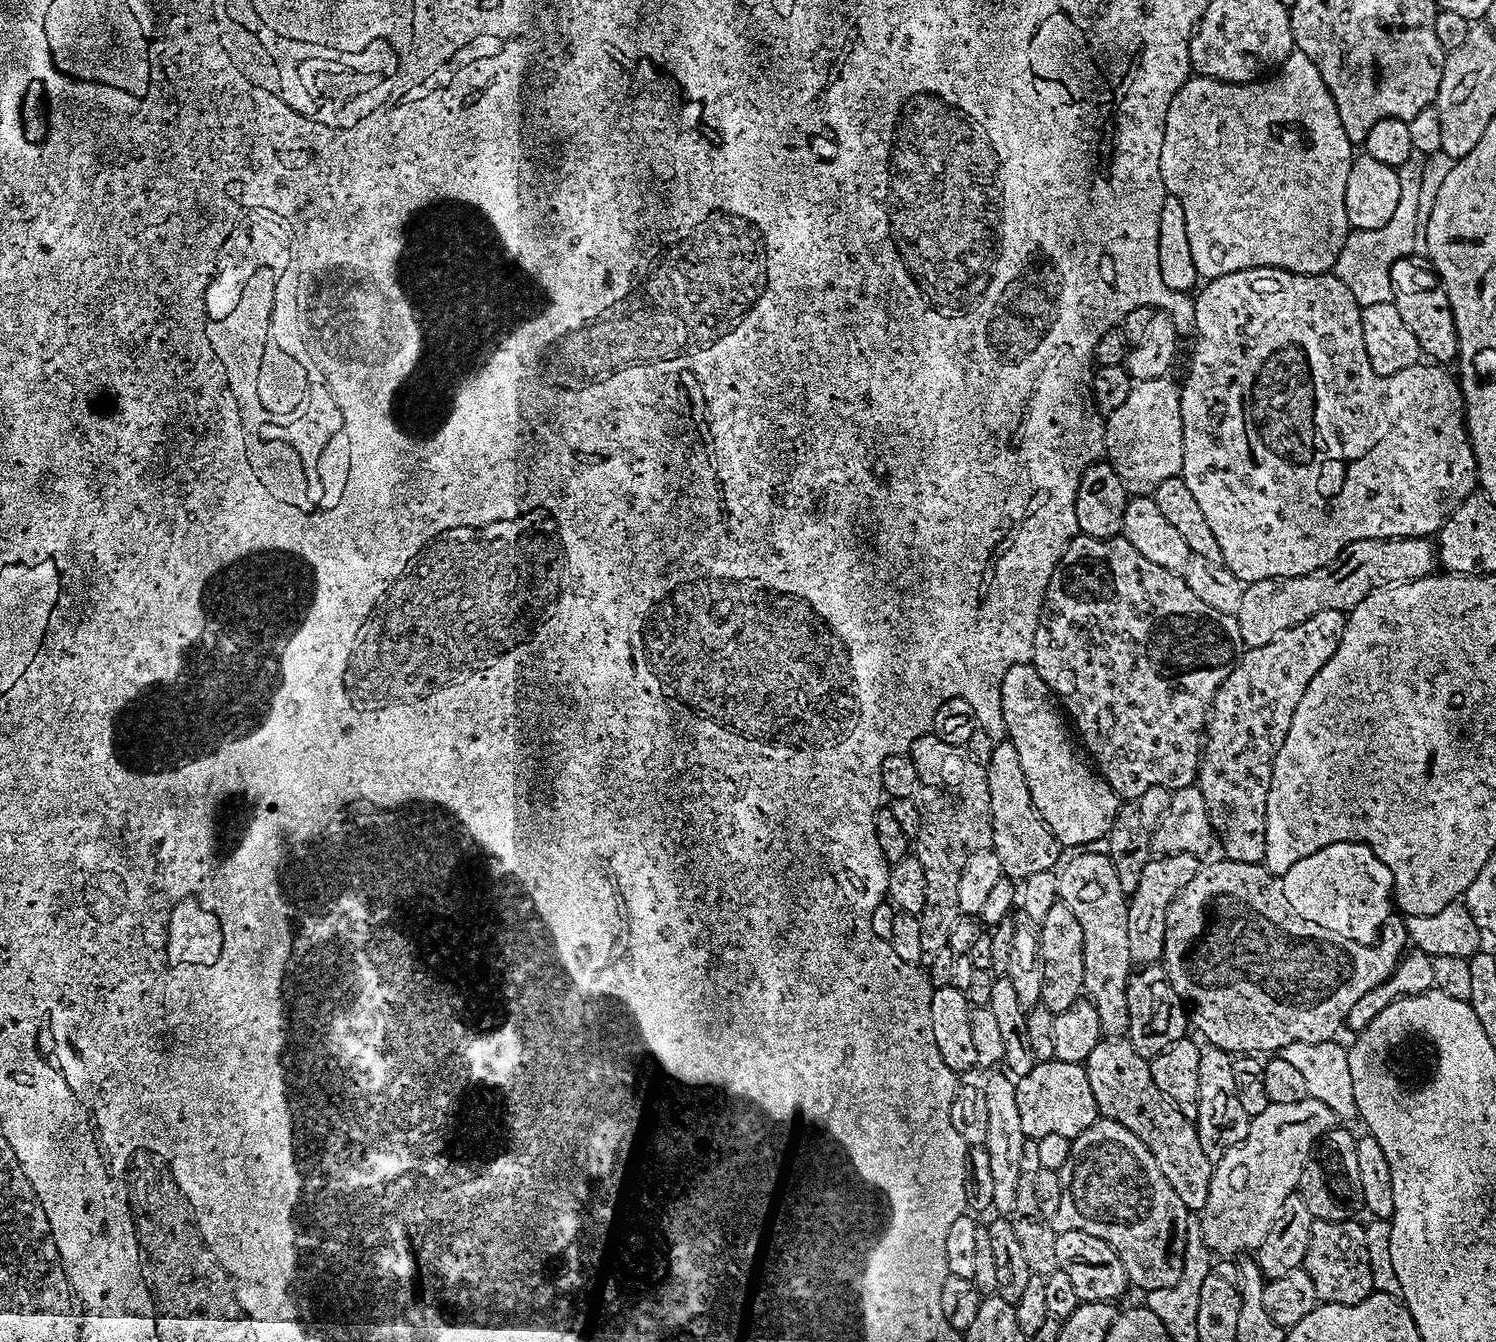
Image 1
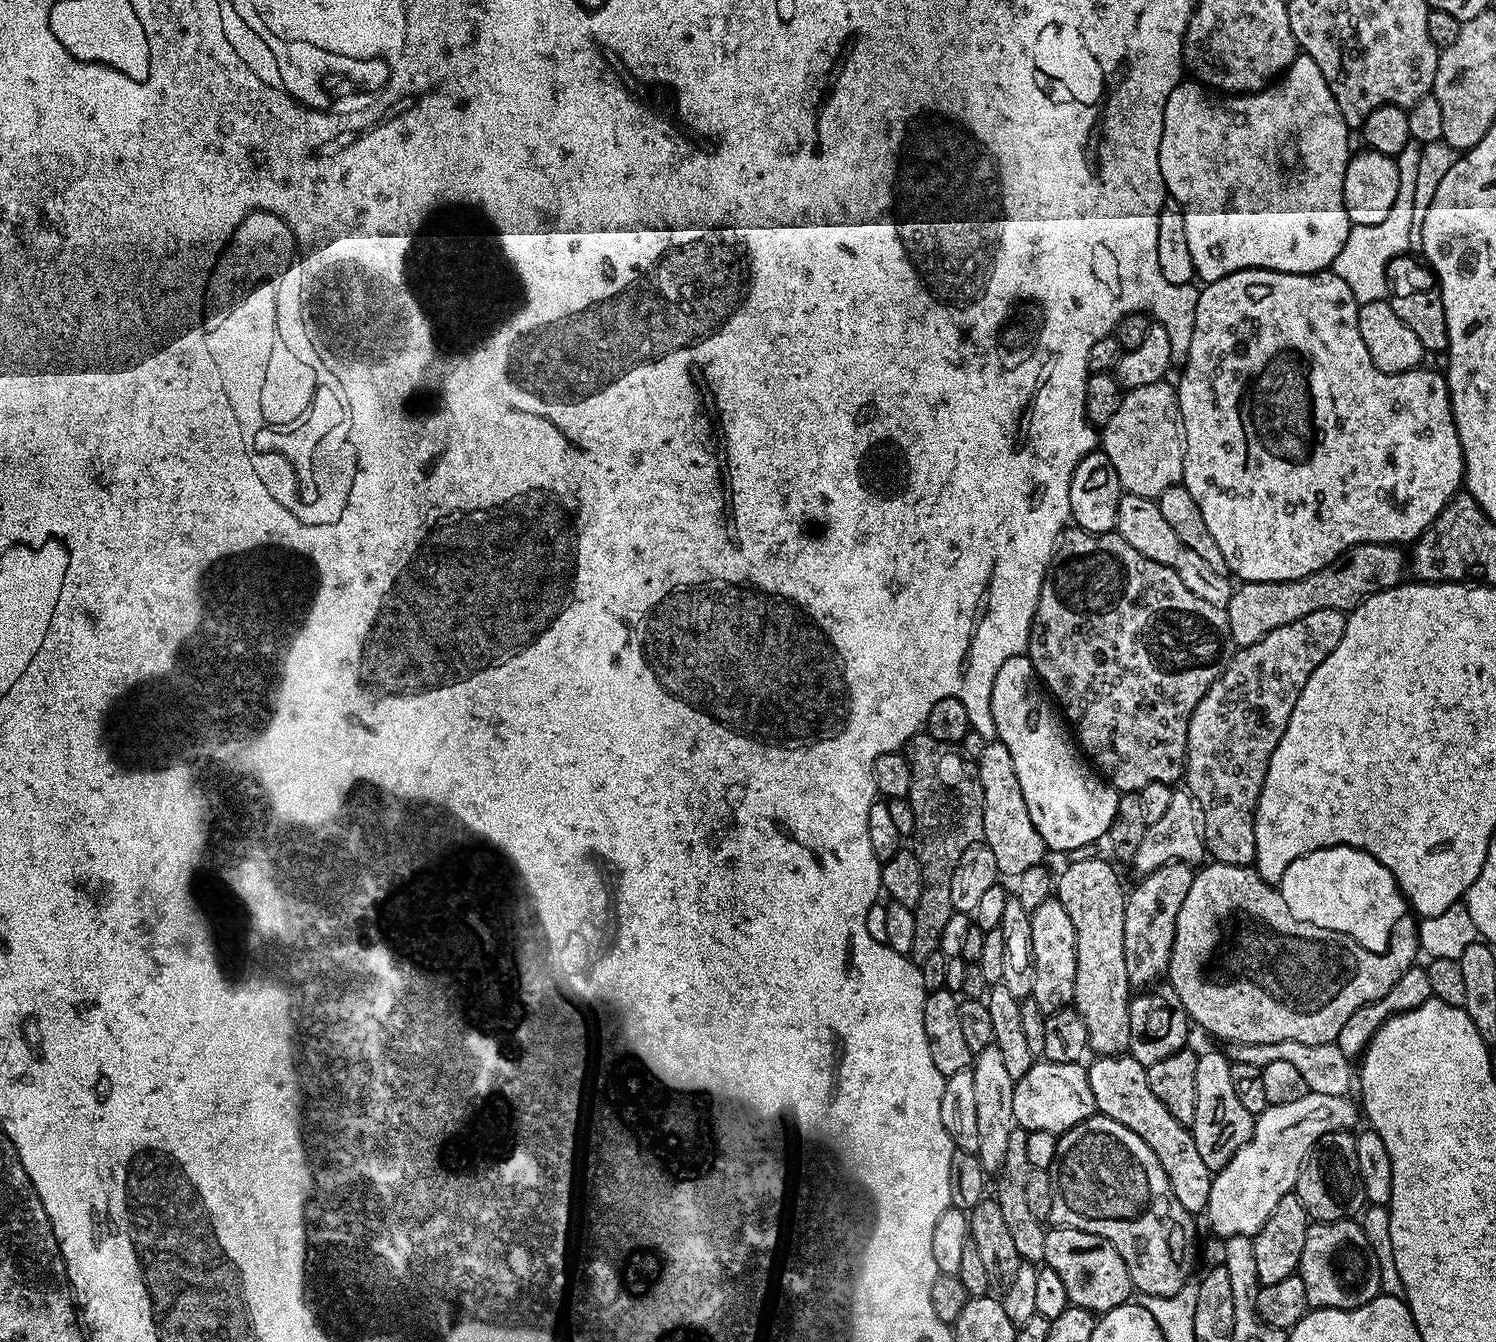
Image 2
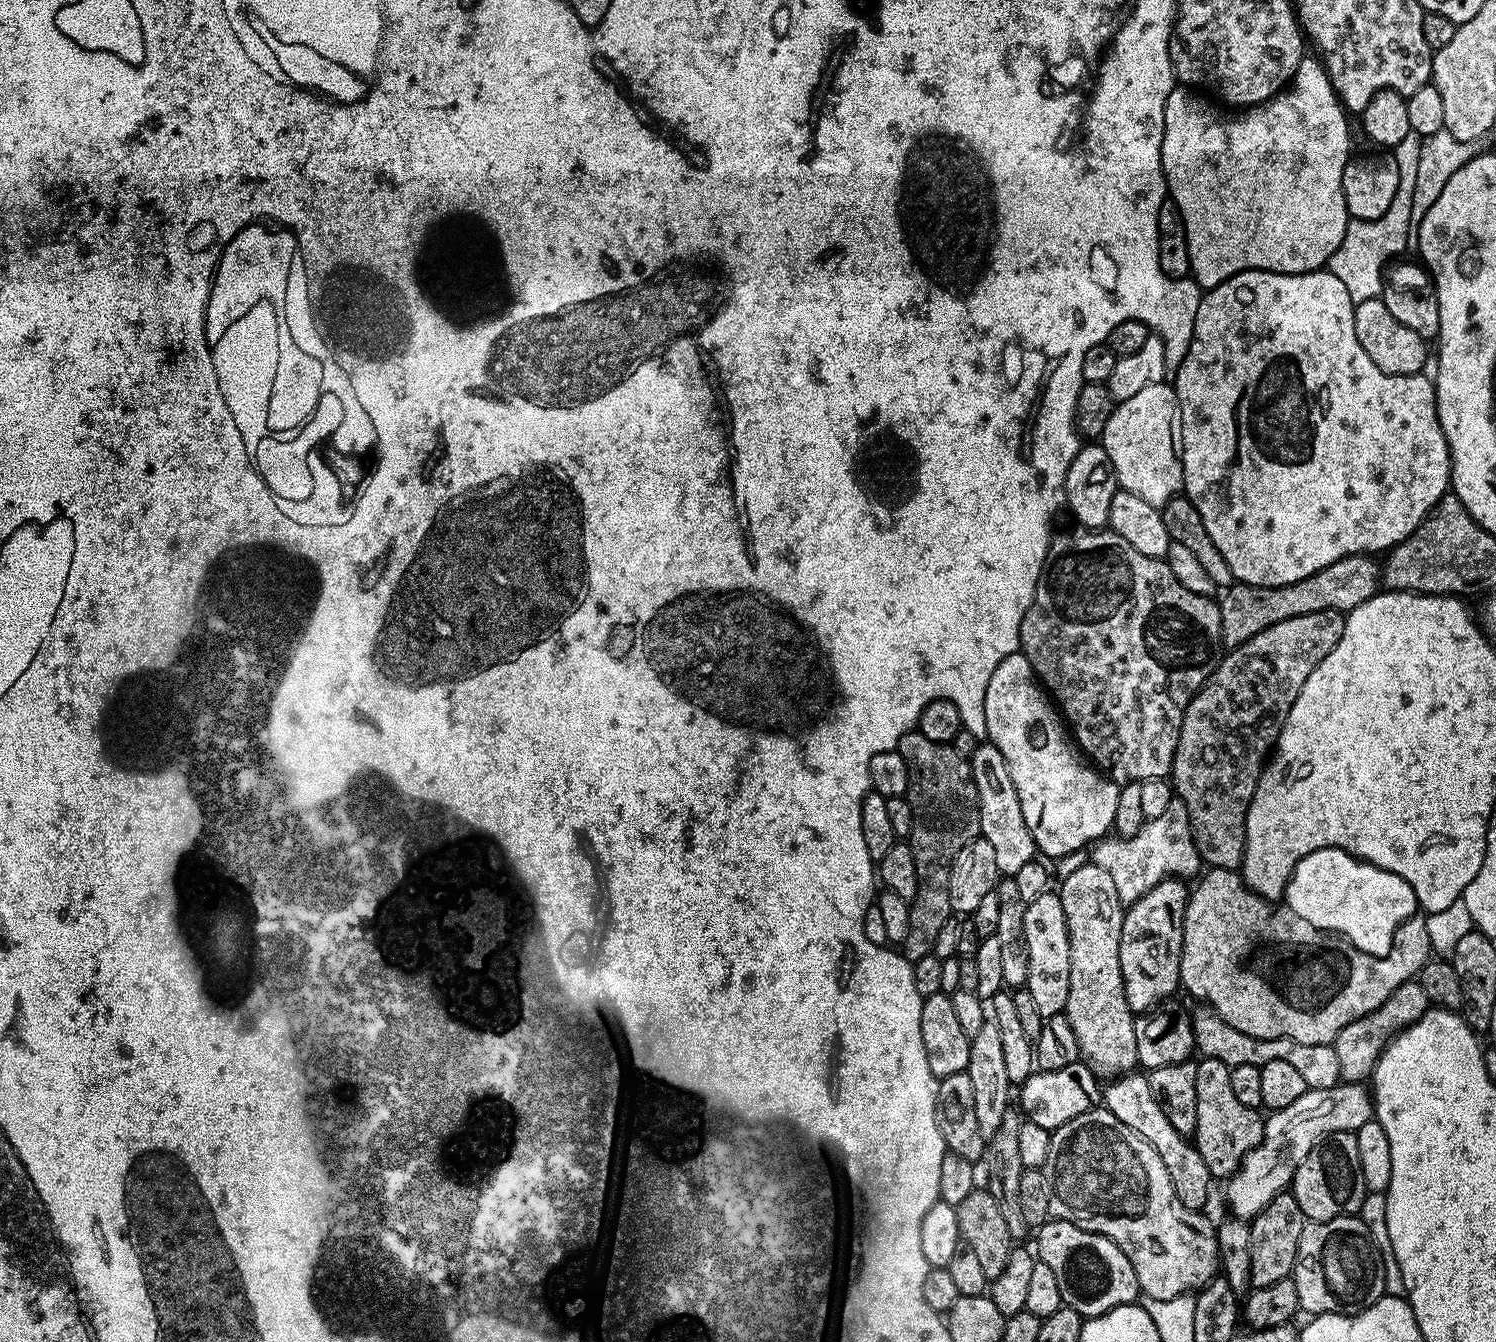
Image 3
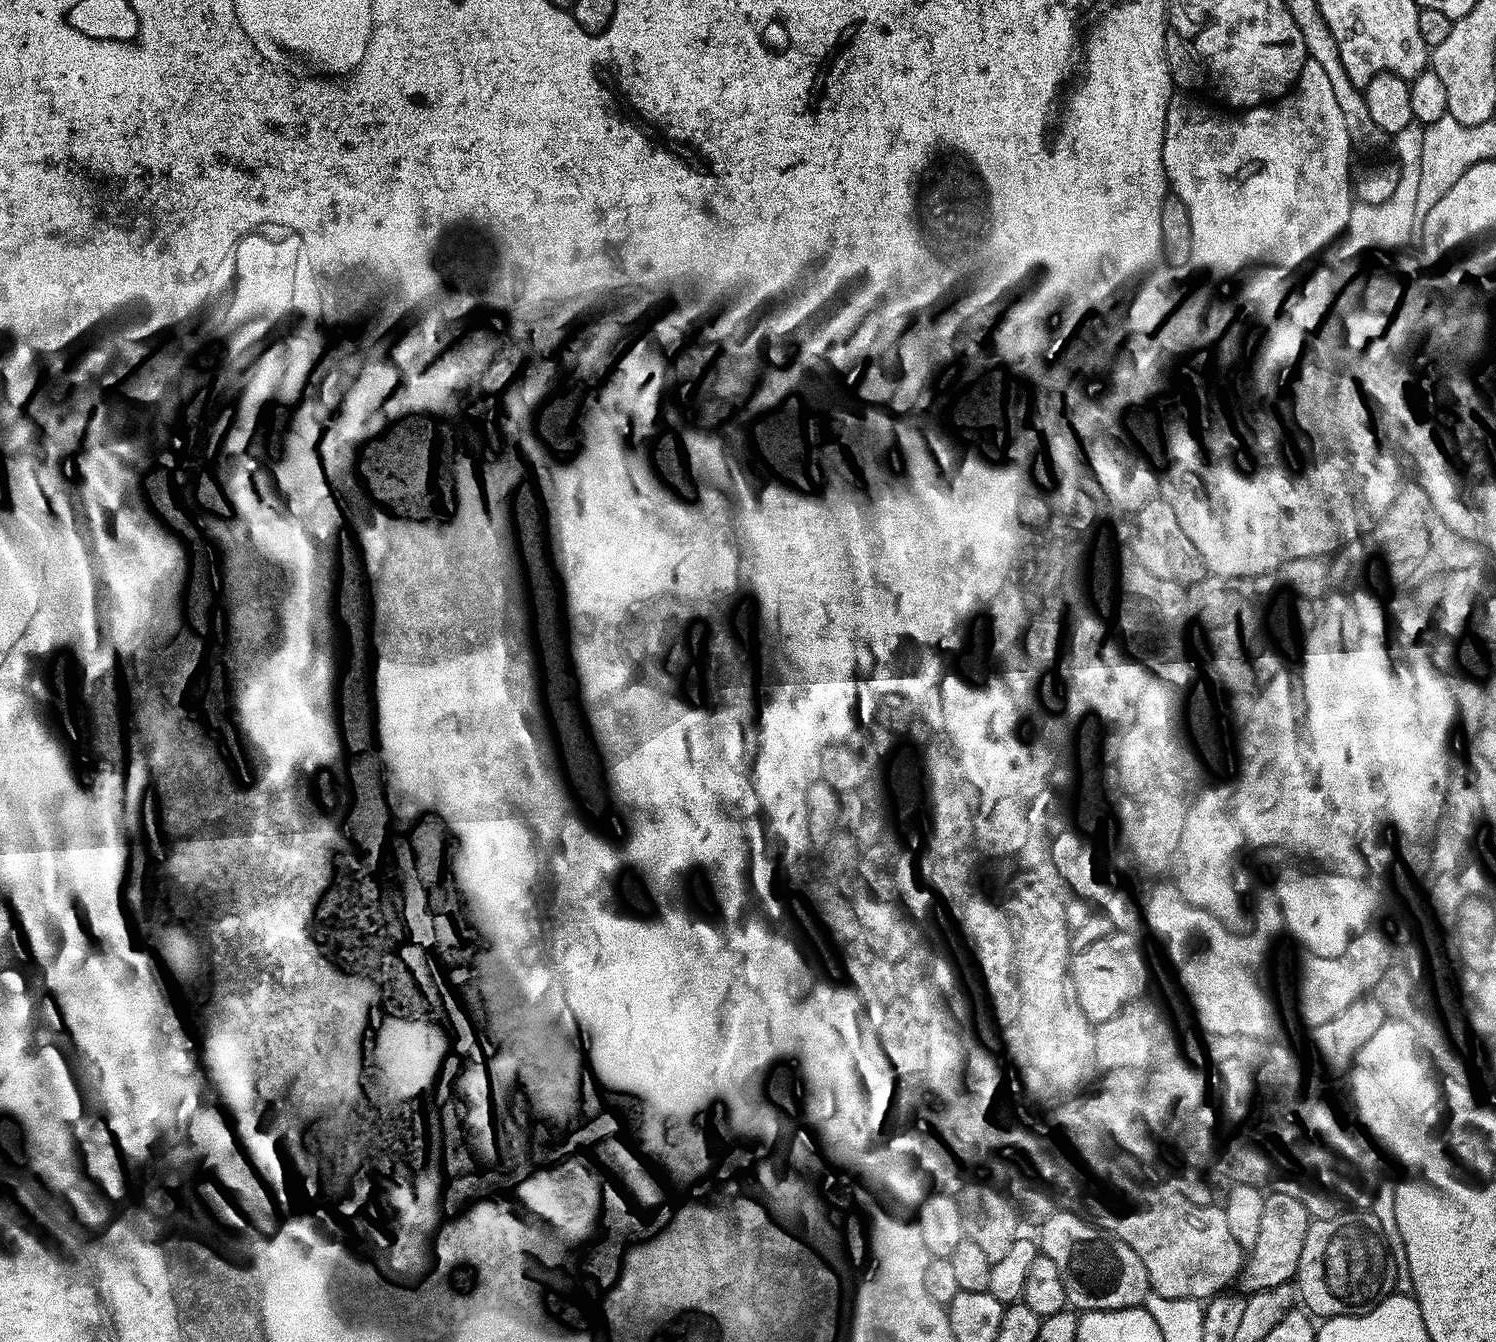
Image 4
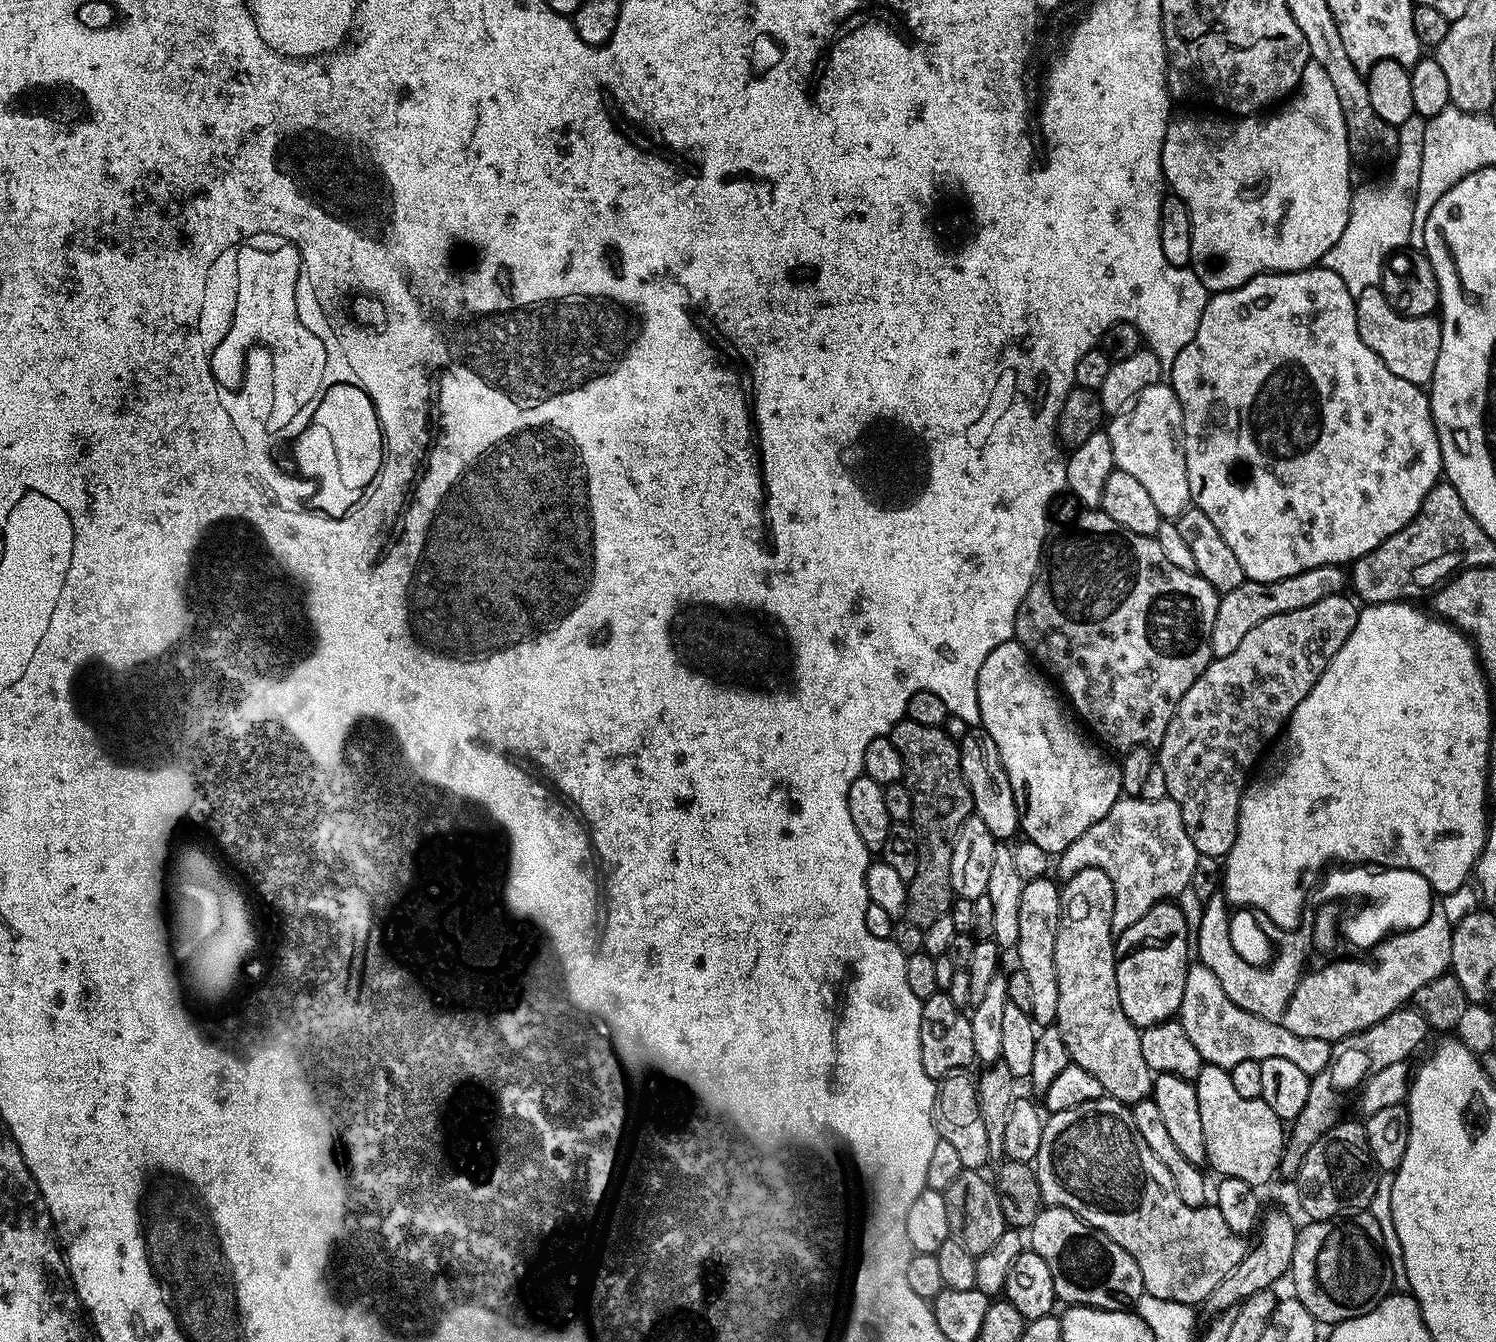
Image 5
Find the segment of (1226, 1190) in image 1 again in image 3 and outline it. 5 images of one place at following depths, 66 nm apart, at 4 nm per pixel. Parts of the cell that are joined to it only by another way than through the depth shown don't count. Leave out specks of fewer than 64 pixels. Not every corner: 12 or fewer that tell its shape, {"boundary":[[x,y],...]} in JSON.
{"boundary":[[1360,1084],[1309,1088],[1265,1119],[1228,1204],[1255,1218],[1335,1132],[1374,1120]]}

